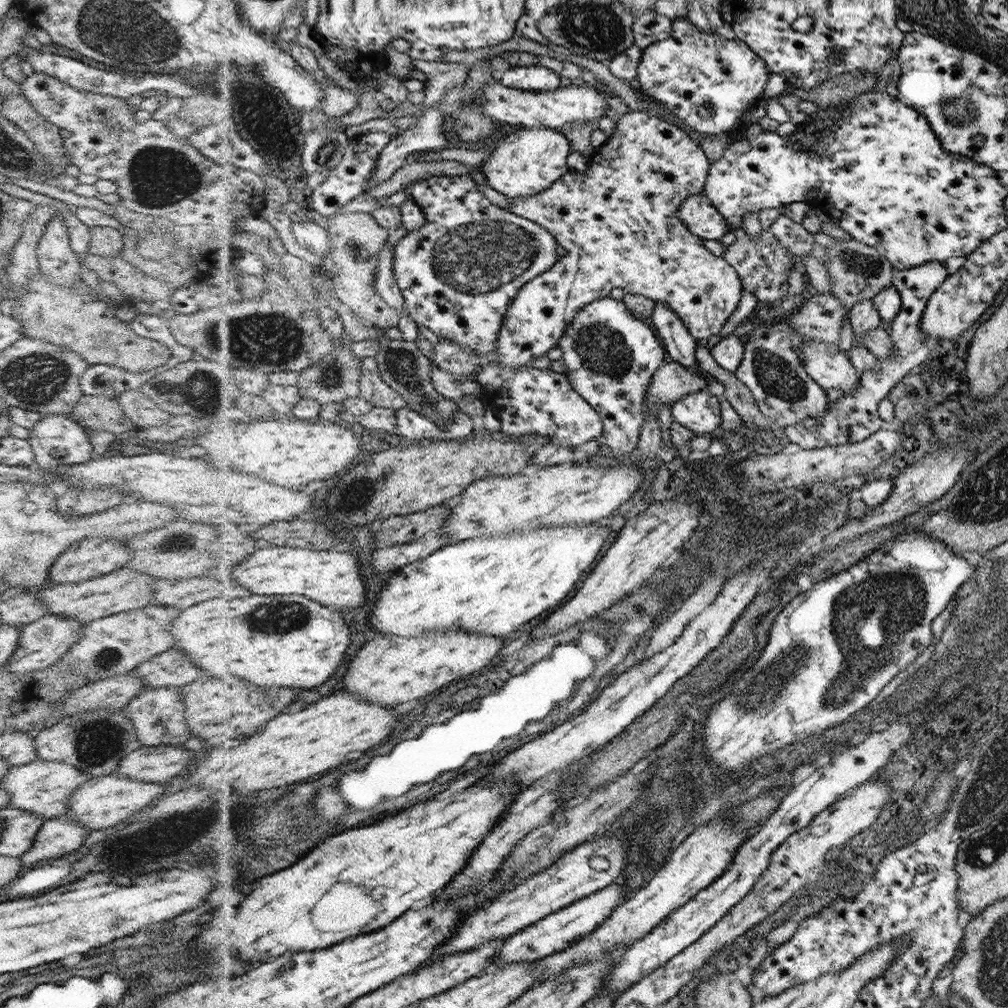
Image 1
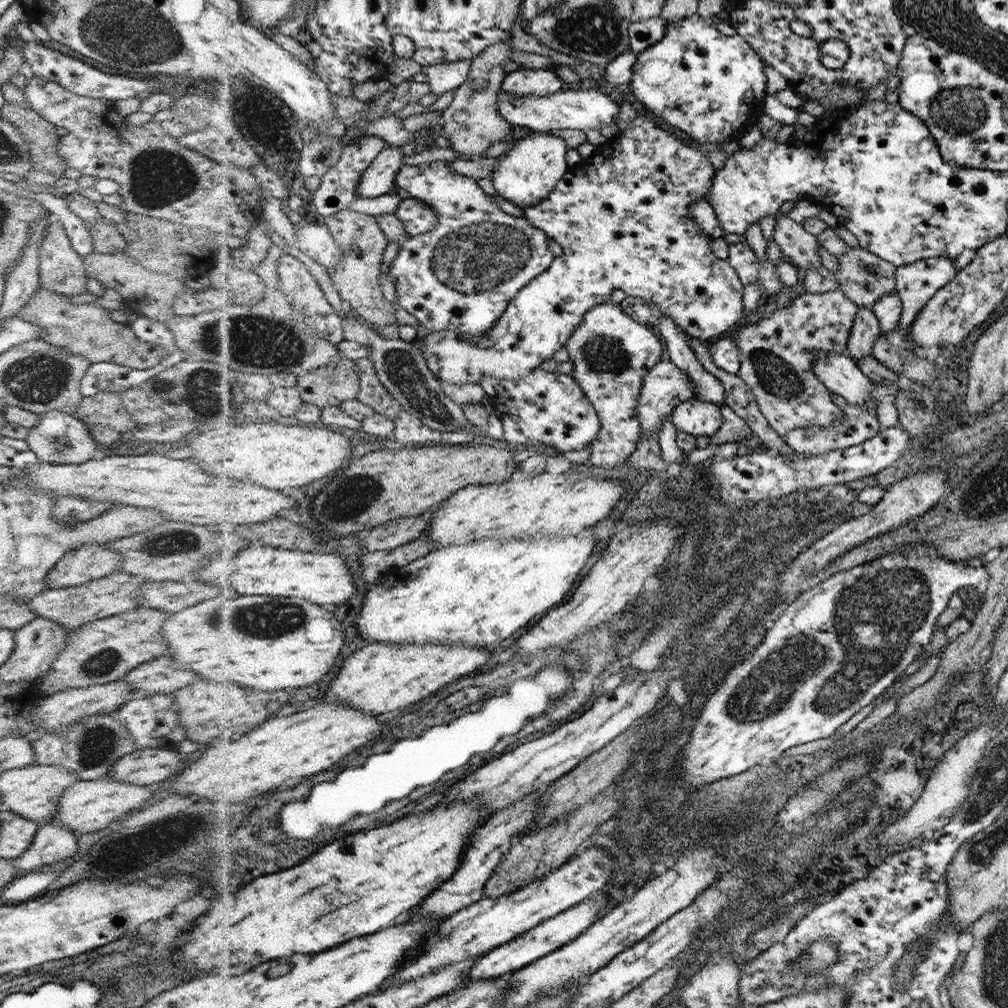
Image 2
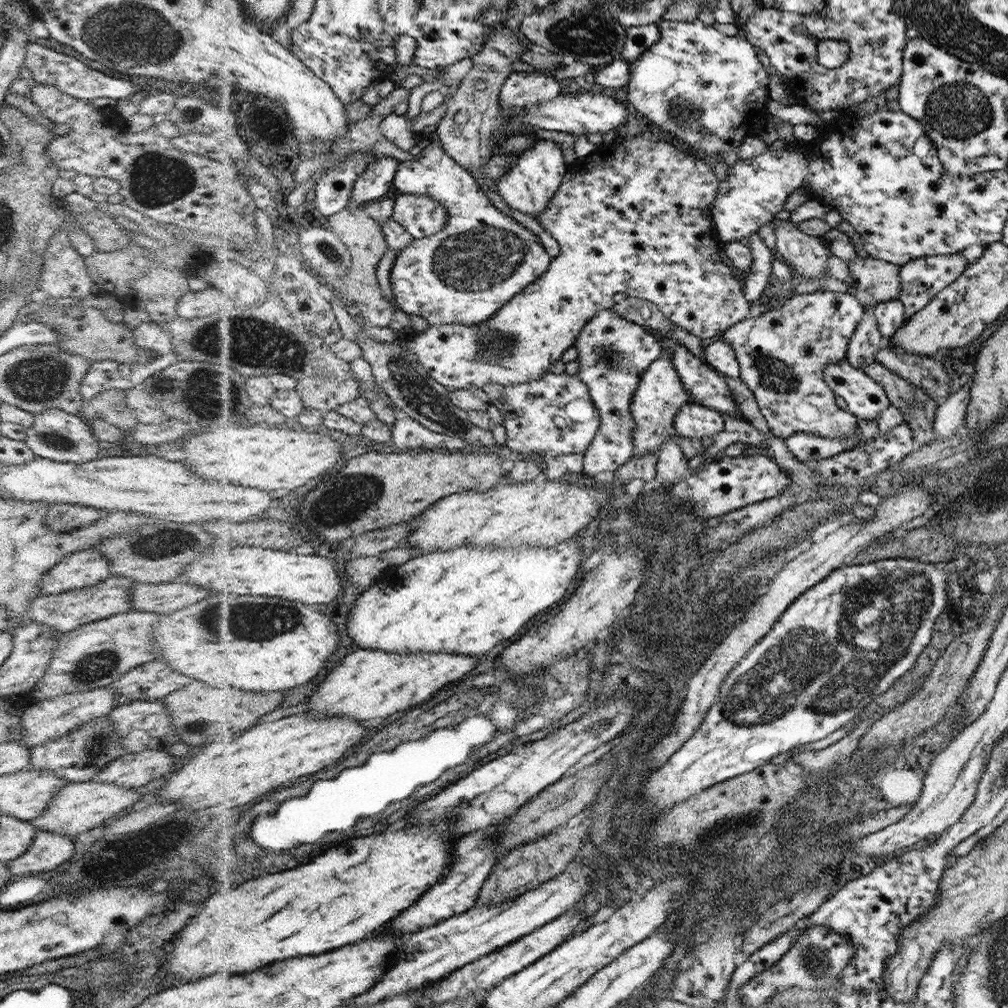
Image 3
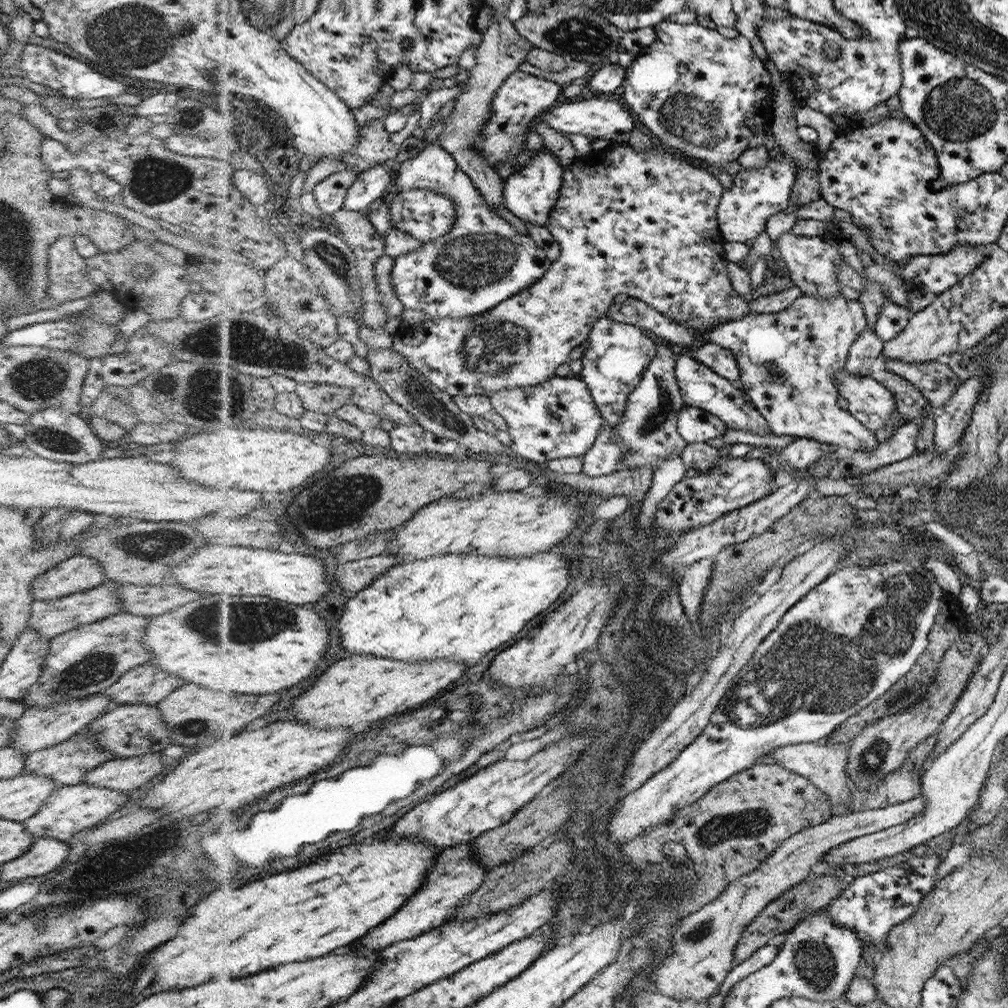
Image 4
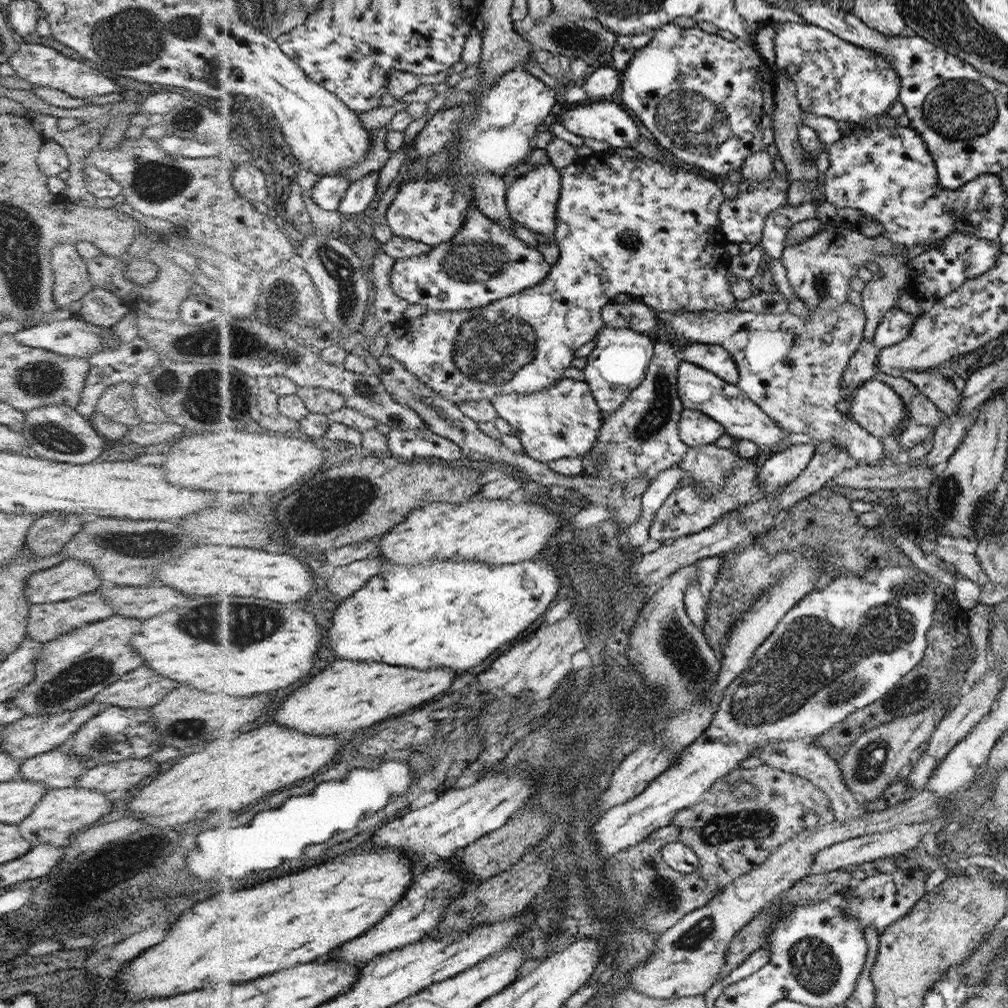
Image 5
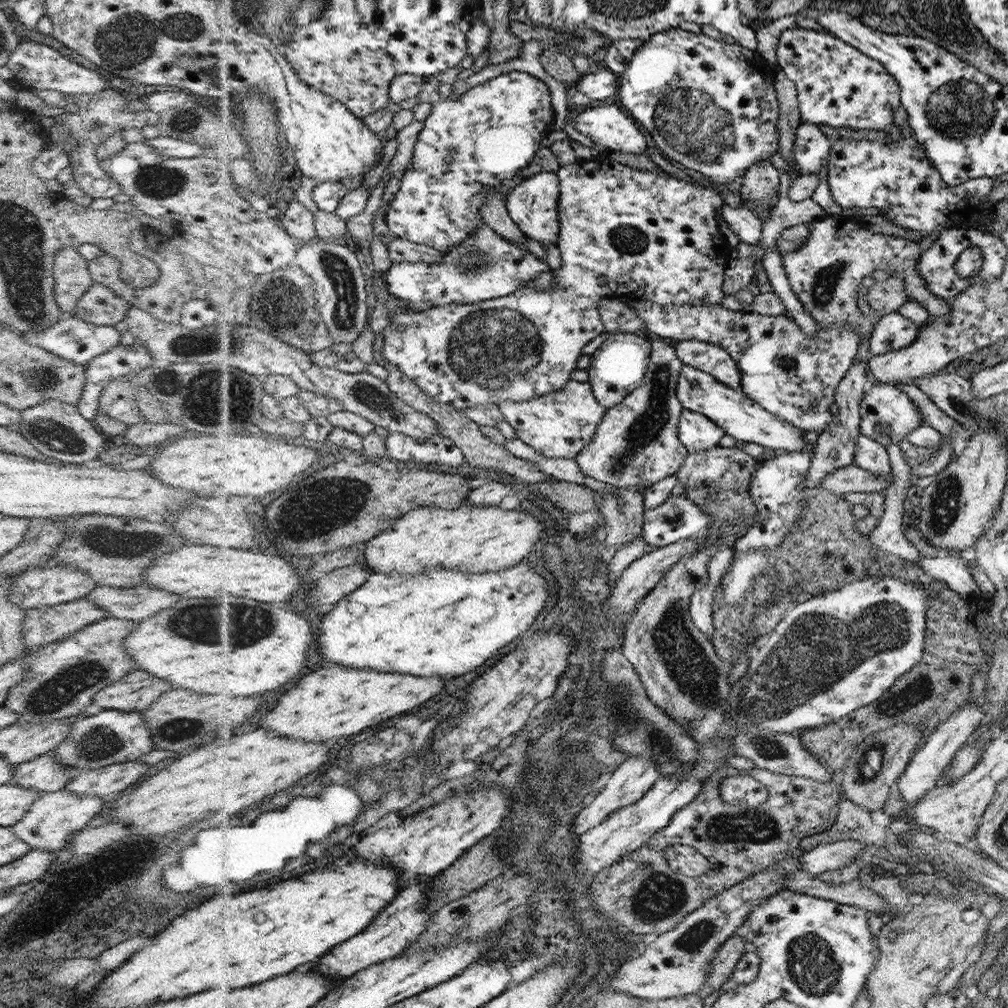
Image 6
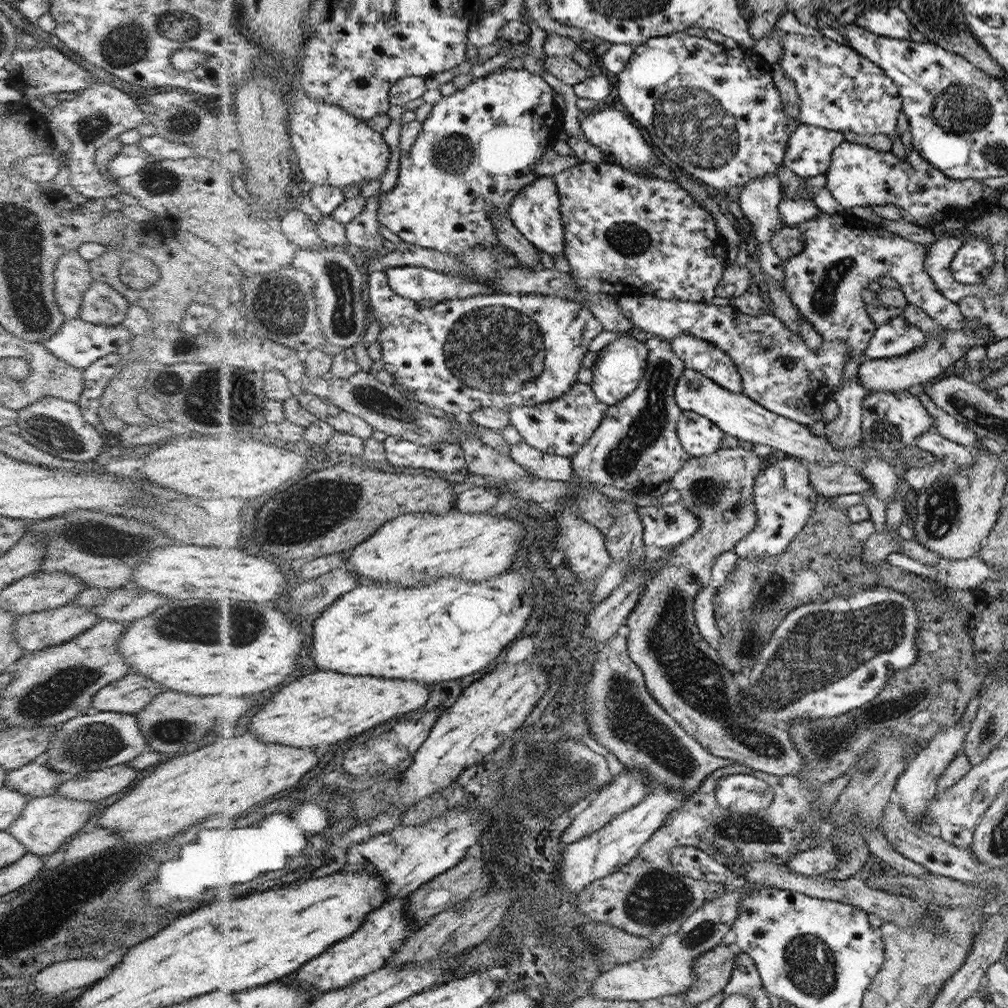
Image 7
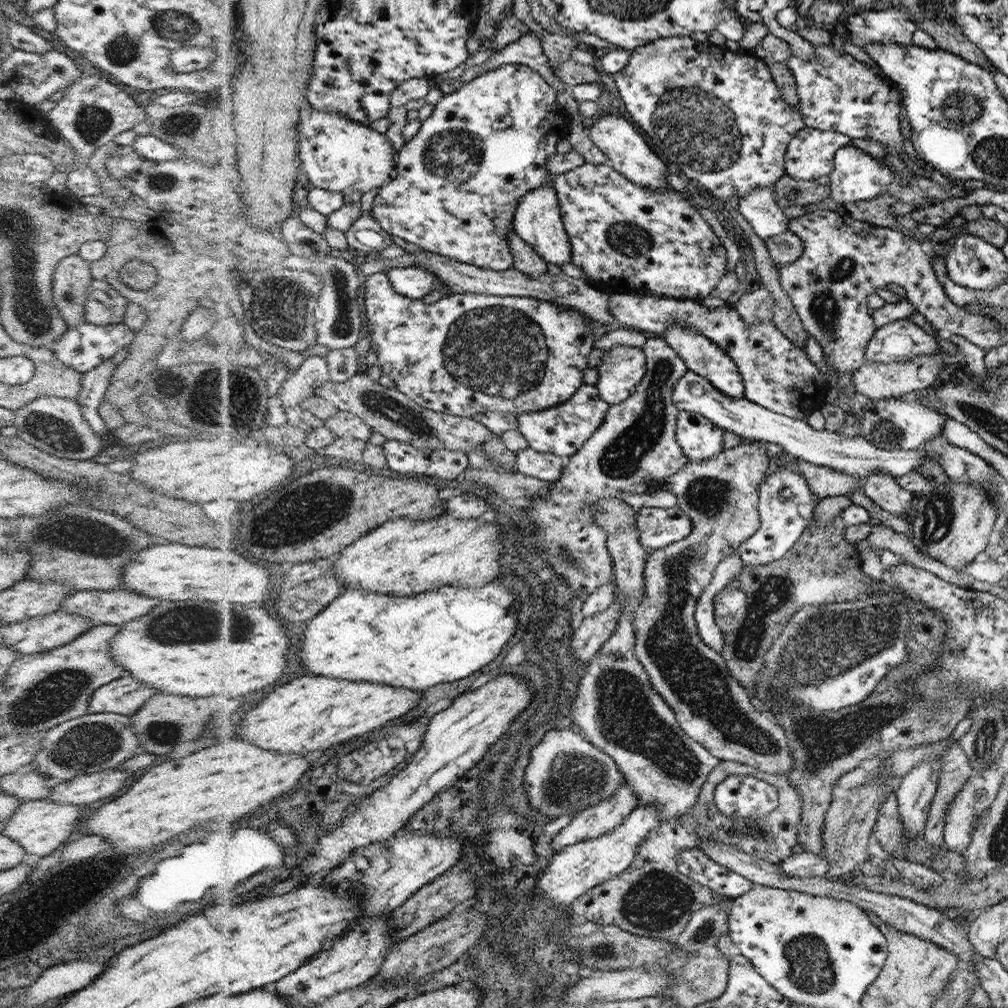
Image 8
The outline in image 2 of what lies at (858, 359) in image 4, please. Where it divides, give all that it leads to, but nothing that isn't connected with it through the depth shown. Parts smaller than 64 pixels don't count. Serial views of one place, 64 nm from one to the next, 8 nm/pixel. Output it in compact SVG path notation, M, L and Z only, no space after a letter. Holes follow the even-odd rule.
M859 306L859 313L856 315L853 330L847 342L846 354L852 357L854 362L856 362L856 359L860 359L860 357L872 355L874 341L882 332L872 307Z

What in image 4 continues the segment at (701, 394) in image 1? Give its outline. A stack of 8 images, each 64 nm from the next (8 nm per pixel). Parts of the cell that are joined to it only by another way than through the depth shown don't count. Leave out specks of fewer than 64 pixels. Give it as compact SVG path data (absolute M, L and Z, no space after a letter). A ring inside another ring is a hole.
M684 406L678 413L678 431L687 443L705 443L710 438L719 438L727 428L719 416L698 407Z

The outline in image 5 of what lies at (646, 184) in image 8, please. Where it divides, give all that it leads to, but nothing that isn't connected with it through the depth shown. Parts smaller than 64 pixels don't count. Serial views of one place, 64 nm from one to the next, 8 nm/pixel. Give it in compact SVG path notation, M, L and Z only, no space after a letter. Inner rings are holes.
M591 100L586 104L577 104L570 108L560 109L560 119L558 122L568 130L584 138L594 138L594 140L604 140L611 146L611 150L616 148L632 148L640 136L640 130L634 122L634 118L622 110L616 102L607 100Z

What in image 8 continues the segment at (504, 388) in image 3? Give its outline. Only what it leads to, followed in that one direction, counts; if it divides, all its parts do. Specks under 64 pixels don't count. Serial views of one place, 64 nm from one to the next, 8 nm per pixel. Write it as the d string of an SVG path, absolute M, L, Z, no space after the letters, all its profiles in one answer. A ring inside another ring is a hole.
M584 382L580 390L567 402L540 411L518 413L518 431L525 436L528 447L538 452L569 458L603 426L608 410L610 405L599 396L596 386Z

